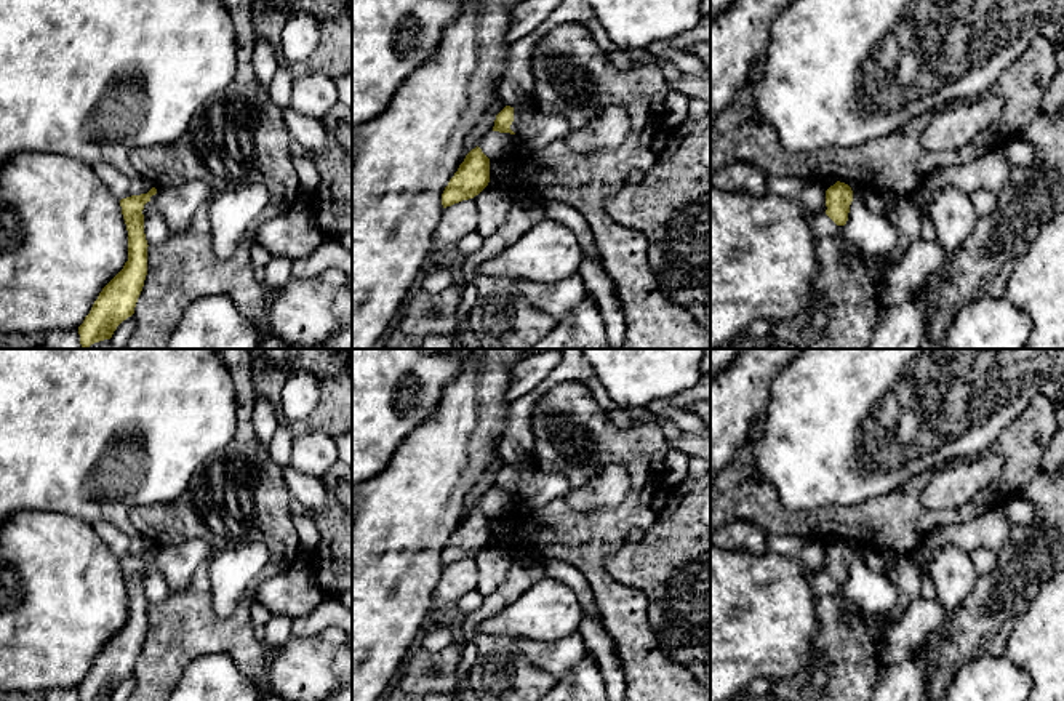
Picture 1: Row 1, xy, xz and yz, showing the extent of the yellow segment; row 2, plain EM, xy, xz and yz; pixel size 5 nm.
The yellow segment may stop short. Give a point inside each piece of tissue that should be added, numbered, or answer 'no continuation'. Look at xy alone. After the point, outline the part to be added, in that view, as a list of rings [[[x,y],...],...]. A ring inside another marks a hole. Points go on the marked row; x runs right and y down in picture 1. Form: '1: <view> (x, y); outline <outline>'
1: xy (178, 205); outline [[[190,181],[178,187],[157,190],[150,202],[157,203],[171,232],[189,227],[200,205],[210,202],[213,189],[203,181]]]

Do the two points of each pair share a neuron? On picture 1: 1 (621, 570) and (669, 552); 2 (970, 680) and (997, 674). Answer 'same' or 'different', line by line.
1: same
2: same

